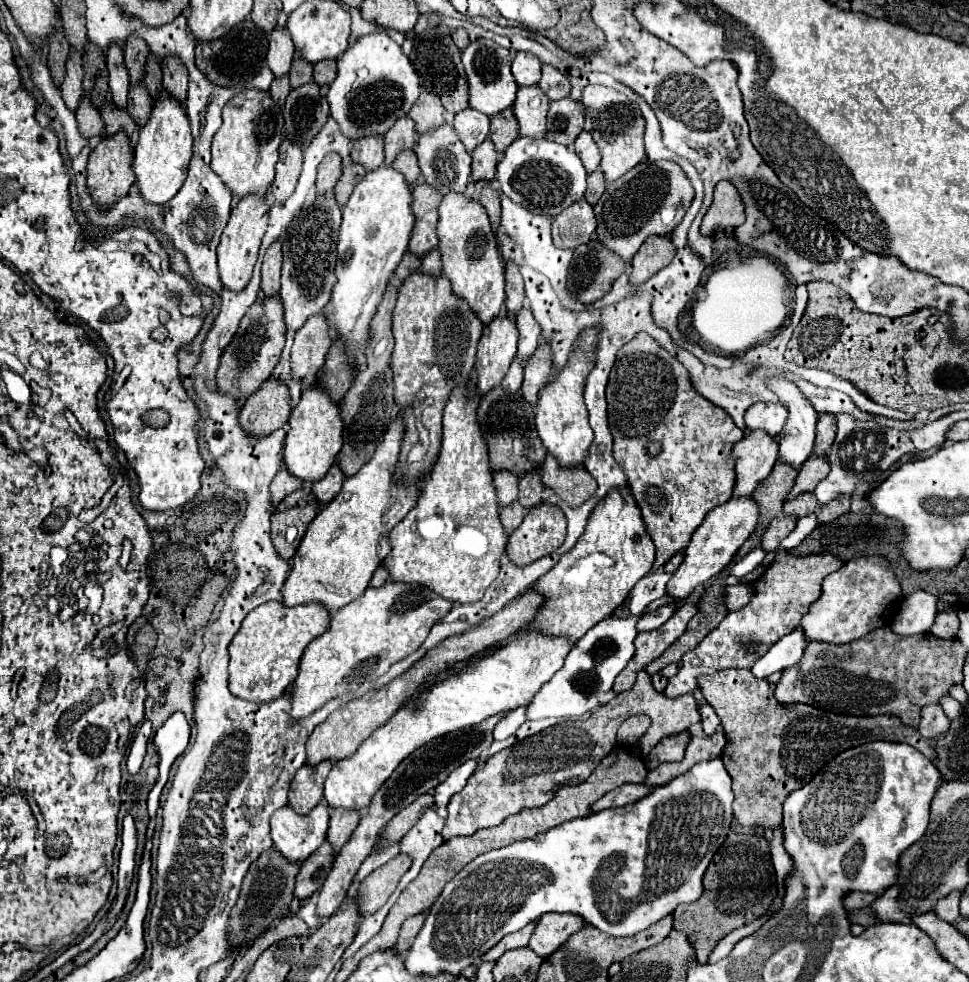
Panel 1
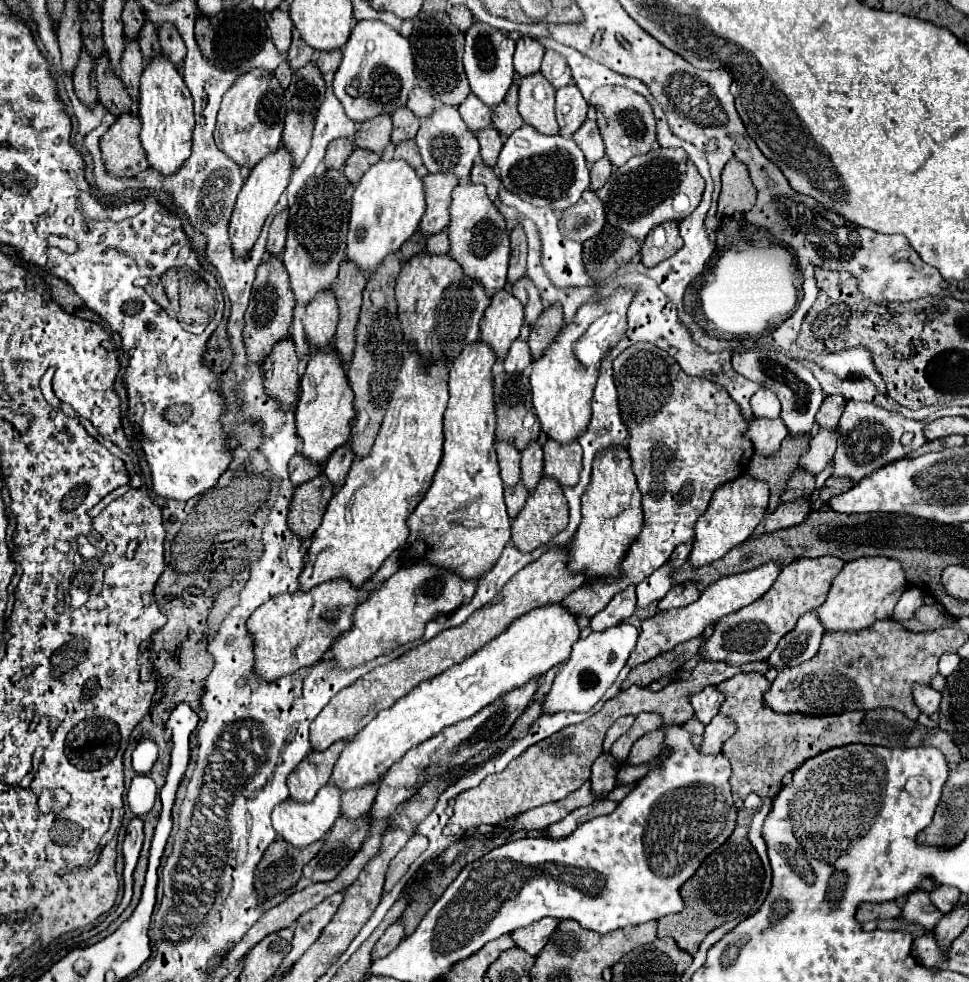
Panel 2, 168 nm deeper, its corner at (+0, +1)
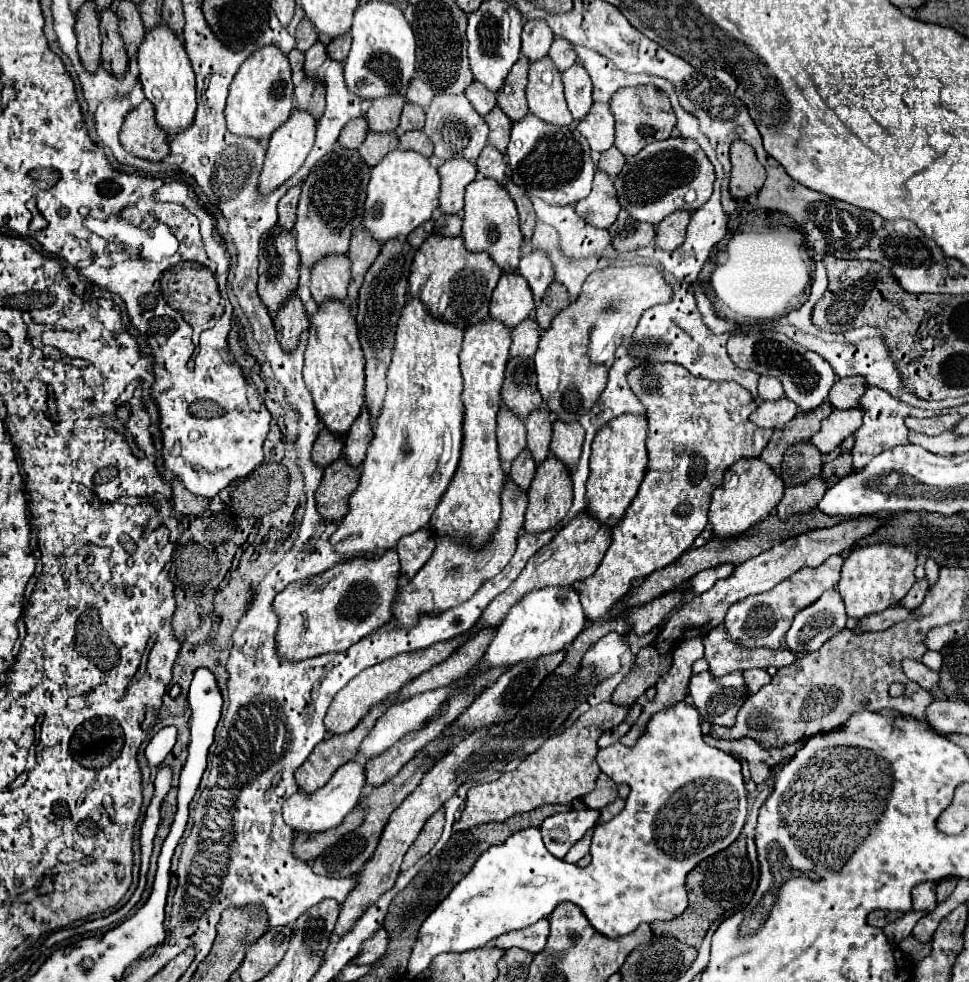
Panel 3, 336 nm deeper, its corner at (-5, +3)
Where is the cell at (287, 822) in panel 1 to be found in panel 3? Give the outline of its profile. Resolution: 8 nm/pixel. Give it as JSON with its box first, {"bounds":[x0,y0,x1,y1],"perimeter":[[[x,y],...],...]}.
{"bounds":[283,762,365,834],"perimeter":[[[347,762],[343,764],[333,776],[331,780],[319,788],[313,794],[303,794],[297,792],[293,794],[285,804],[283,804],[283,820],[287,826],[291,826],[297,832],[305,832],[305,834],[317,834],[317,832],[325,832],[331,830],[335,826],[339,826],[343,822],[343,818],[357,806],[359,796],[361,796],[361,788],[365,784],[365,774],[363,774],[363,766],[357,762]]]}

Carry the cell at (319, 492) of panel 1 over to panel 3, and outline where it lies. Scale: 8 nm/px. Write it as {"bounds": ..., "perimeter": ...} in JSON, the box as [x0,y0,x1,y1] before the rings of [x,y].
{"bounds":[343,408,373,468],"perimeter":[[[363,408],[361,416],[353,422],[351,430],[343,438],[343,444],[345,444],[343,456],[345,456],[345,462],[349,462],[349,466],[353,468],[361,466],[361,462],[365,460],[365,450],[373,438],[373,428],[369,426],[367,418],[369,418],[367,408]]]}

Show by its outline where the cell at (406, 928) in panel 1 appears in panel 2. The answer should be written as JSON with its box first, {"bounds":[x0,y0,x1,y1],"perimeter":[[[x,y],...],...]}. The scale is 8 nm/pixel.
{"bounds":[372,922,404,960],"perimeter":[[[394,922],[392,926],[388,926],[384,936],[376,942],[376,948],[372,950],[372,960],[384,958],[388,952],[392,952],[400,944],[402,938],[404,938],[404,926],[400,922]]]}

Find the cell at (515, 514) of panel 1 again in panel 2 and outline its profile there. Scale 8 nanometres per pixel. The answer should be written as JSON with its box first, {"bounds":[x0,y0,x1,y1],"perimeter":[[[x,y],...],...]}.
{"bounds":[506,480,528,518],"perimeter":[[[520,480],[518,484],[514,484],[512,488],[506,488],[506,506],[508,506],[508,514],[510,518],[516,518],[516,514],[524,508],[526,498],[528,498],[528,490],[524,488],[524,482]]]}

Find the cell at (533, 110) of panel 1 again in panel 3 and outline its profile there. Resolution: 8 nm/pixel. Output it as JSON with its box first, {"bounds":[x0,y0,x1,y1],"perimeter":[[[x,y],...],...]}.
{"bounds":[527,56,573,126],"perimeter":[[[545,56],[539,62],[533,62],[529,68],[527,102],[529,112],[549,124],[569,126],[573,122],[571,112],[563,98],[561,74],[553,66],[549,56]]]}

